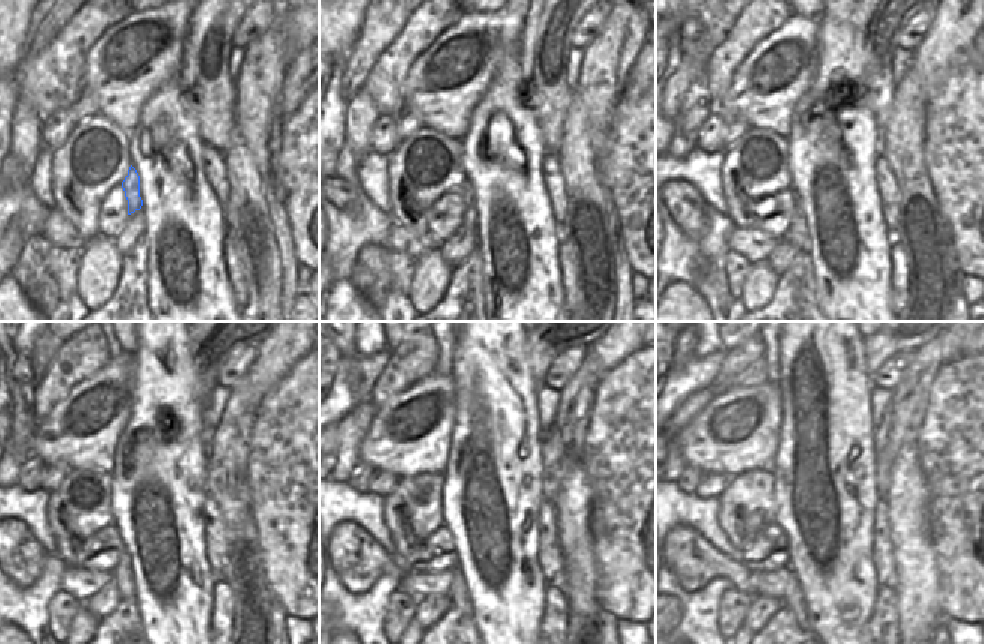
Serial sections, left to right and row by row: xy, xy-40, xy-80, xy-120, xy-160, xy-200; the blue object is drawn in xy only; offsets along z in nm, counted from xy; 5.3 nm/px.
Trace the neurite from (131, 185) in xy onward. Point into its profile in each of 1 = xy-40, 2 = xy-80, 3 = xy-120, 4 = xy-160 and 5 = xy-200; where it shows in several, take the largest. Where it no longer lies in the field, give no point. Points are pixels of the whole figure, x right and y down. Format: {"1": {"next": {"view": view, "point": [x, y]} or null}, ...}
{"1": {"next": {"view": "xy-40", "point": [468, 221]}}, "2": {"next": {"view": "xy-80", "point": [797, 234]}}, "3": {"next": {"view": "xy-120", "point": [122, 577]}}, "4": {"next": {"view": "xy-160", "point": [458, 593]}}, "5": {"next": {"view": "xy-200", "point": [794, 599]}}}

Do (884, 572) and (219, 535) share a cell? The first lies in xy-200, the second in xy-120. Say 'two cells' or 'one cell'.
one cell

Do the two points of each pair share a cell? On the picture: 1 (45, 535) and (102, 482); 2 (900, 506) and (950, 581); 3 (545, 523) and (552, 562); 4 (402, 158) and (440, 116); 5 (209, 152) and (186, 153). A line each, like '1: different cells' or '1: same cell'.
1: different cells
2: different cells
3: same cell
4: different cells
5: different cells

